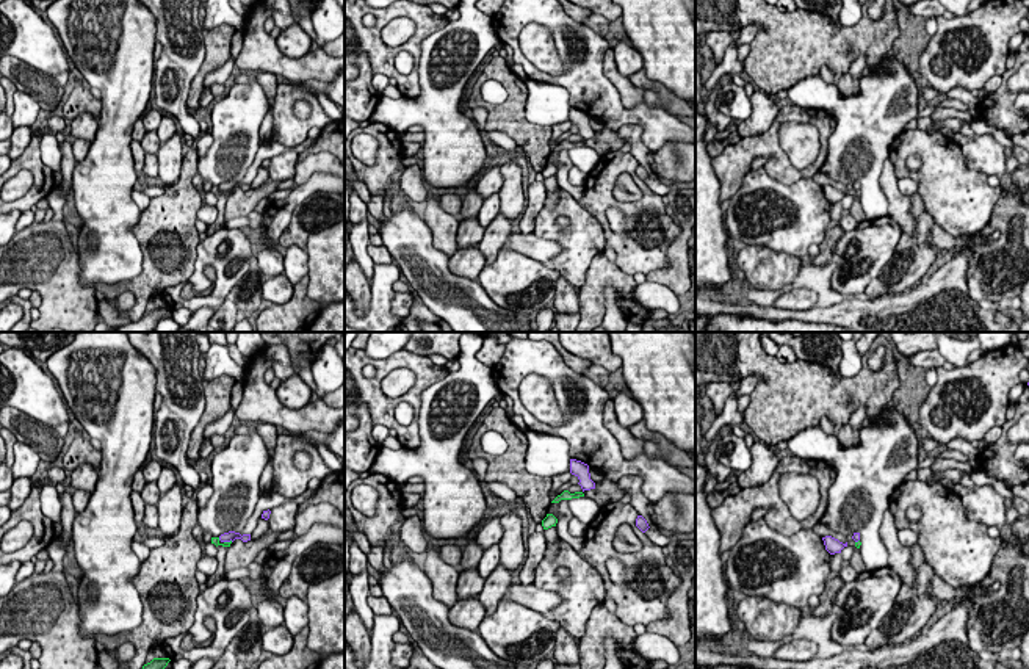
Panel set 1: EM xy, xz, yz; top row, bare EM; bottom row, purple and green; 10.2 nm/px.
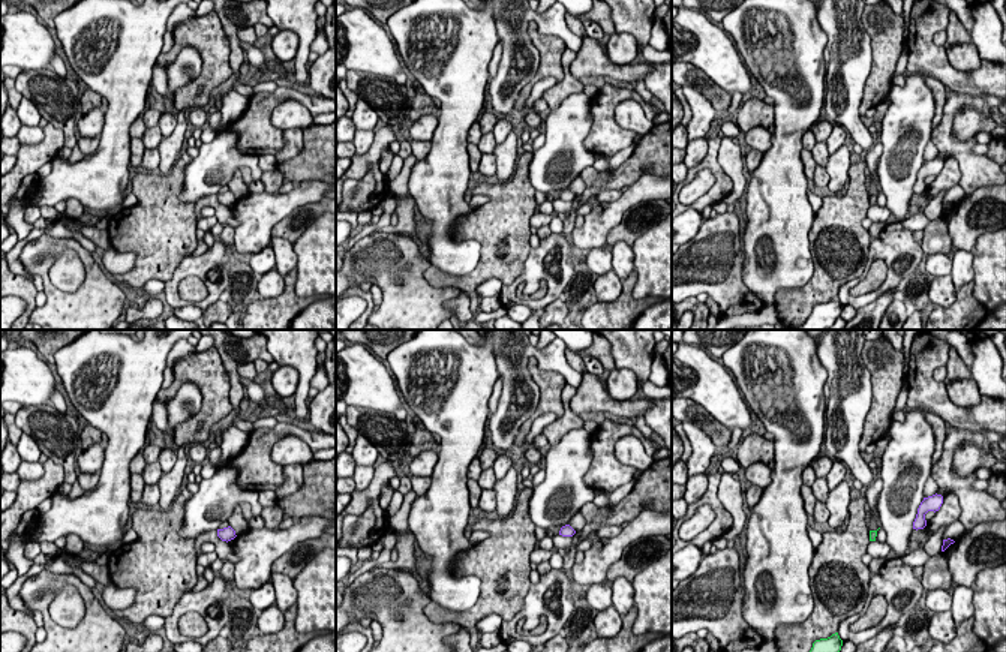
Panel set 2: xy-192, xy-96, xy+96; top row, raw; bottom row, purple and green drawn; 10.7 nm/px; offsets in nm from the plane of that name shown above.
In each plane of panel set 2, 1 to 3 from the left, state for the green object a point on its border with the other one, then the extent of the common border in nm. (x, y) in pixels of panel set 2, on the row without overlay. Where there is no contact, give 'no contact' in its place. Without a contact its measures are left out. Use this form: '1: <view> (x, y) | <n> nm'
1: no contact
2: no contact
3: no contact

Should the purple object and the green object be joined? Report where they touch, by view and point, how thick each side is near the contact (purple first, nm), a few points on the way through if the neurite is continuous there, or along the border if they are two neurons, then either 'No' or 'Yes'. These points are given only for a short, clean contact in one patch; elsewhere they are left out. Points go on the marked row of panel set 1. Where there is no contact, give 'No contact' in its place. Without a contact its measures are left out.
Touches purple at xy (227, 541). Thickness 100 nm (purple) against 70 nm. Boundary: xy (232, 541), (224, 542). No

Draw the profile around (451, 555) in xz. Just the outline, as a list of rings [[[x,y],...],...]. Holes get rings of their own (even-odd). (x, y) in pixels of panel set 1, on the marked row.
[[[443,545],[440,547],[440,558],[454,567],[459,567],[462,559],[462,548],[456,545]]]

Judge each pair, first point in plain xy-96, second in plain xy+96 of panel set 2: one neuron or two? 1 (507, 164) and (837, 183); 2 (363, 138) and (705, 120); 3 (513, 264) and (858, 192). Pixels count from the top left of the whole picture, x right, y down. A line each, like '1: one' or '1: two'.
1: one
2: two
3: one

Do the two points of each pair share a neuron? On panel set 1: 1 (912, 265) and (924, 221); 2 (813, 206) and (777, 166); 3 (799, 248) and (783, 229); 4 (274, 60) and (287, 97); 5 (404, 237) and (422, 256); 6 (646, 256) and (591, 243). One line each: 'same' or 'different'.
1: same
2: different
3: same
4: different
5: same
6: different

